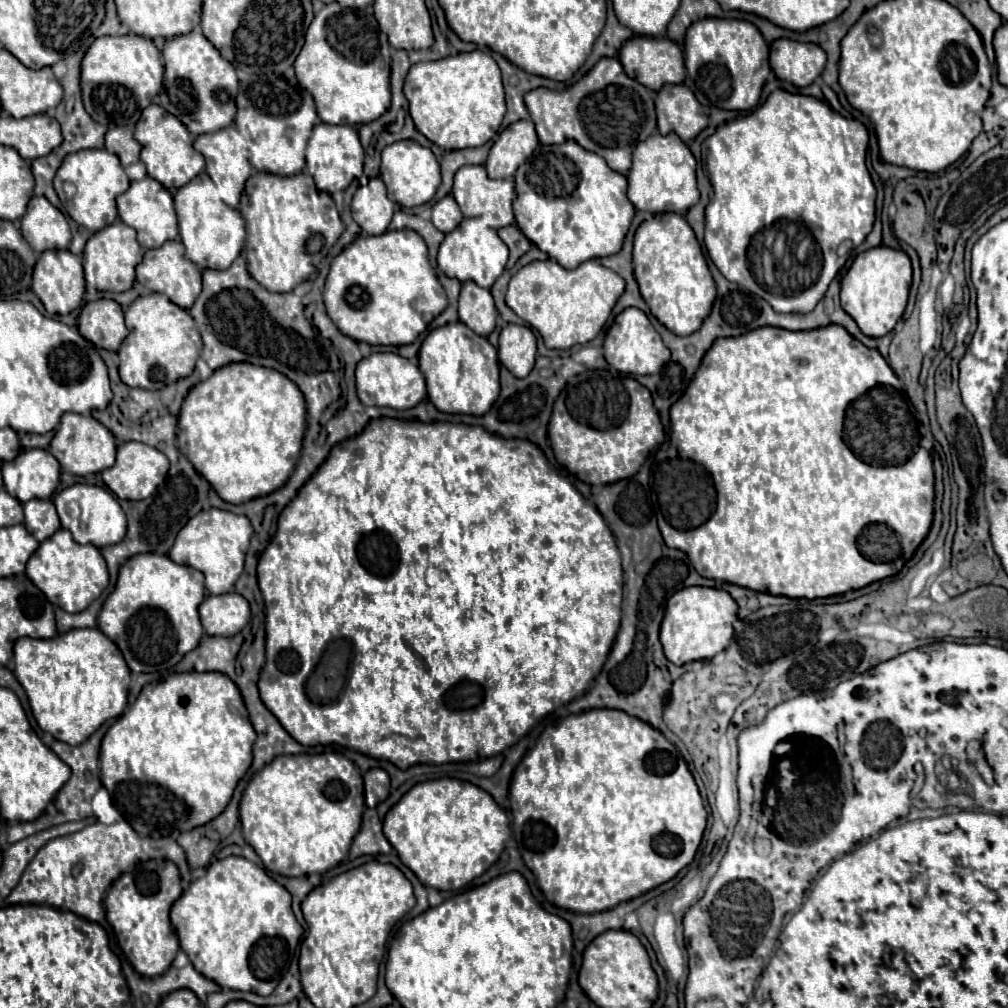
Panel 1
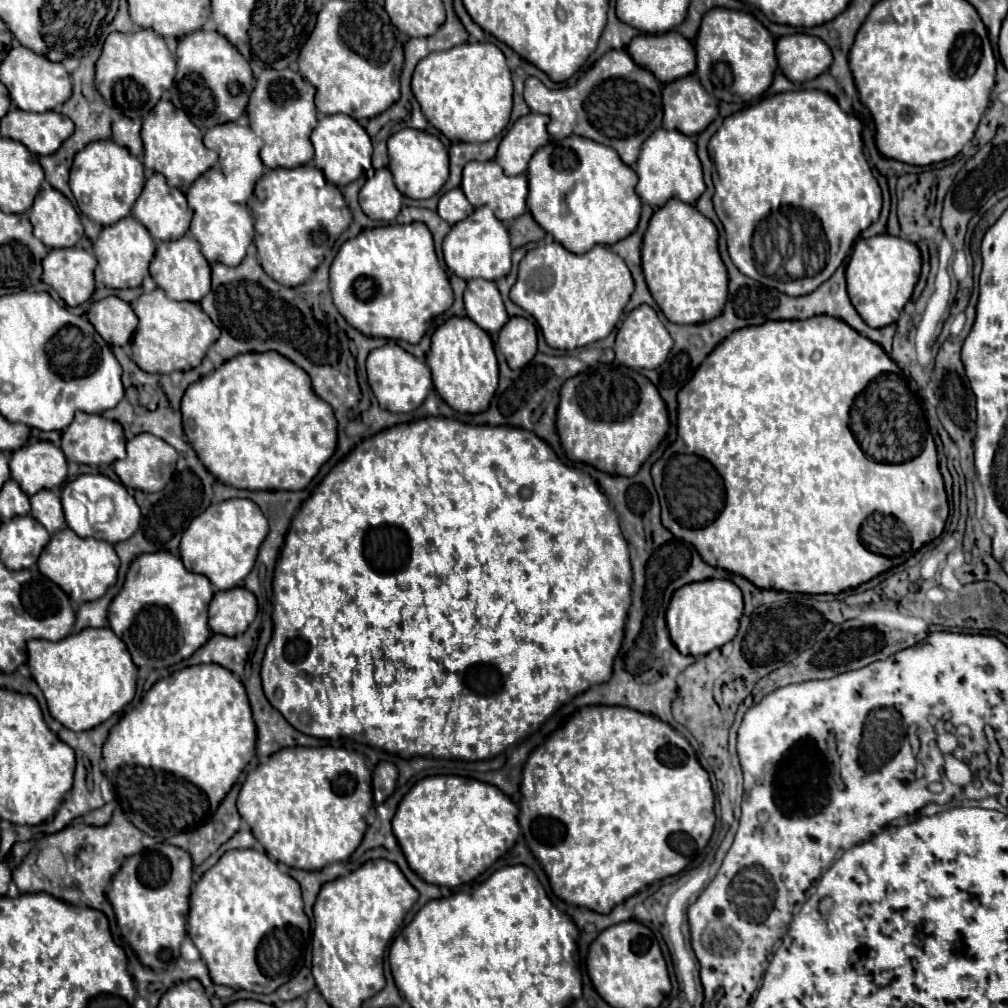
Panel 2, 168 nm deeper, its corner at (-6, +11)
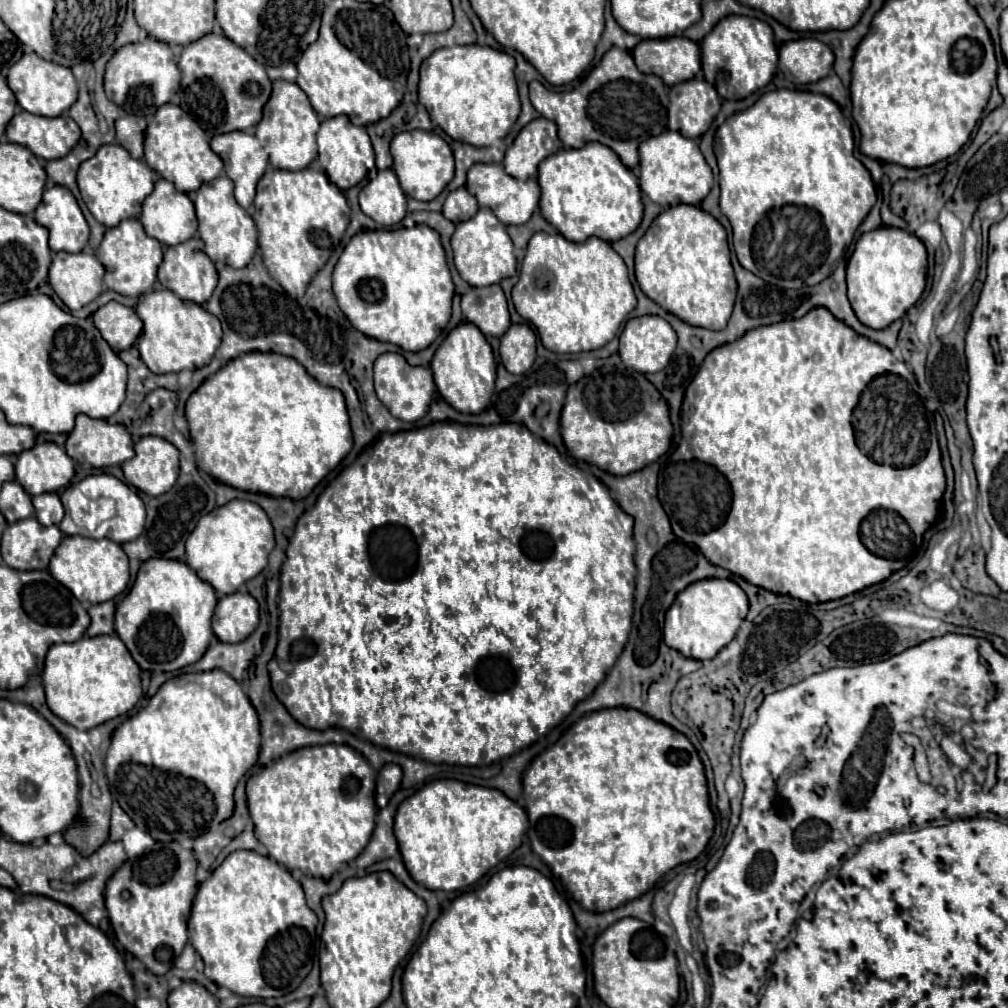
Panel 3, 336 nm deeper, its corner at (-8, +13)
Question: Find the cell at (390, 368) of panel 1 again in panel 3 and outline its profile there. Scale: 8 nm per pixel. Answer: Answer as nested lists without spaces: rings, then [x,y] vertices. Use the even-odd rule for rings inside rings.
[[[382,353],[374,361],[374,387],[378,399],[394,417],[402,421],[418,421],[420,417],[424,417],[436,393],[432,371],[422,365],[410,365],[400,353]]]

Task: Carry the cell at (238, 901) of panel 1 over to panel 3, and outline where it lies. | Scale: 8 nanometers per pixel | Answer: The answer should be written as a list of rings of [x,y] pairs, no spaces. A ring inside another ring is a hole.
[[[254,851],[230,853],[214,873],[200,883],[192,915],[188,919],[188,937],[192,947],[204,959],[204,975],[218,987],[226,987],[244,997],[282,997],[294,991],[312,969],[318,917],[306,905],[302,885],[291,872],[270,857]]]

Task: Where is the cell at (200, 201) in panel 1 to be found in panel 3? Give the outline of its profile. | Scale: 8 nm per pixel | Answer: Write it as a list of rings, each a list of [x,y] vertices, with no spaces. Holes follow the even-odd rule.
[[[220,175],[218,179],[204,183],[196,193],[196,217],[198,217],[198,235],[204,241],[204,251],[212,261],[226,263],[234,269],[244,267],[250,263],[254,251],[256,251],[256,225],[252,217],[246,213],[244,207],[240,207],[232,195],[234,185],[230,183],[230,177]]]

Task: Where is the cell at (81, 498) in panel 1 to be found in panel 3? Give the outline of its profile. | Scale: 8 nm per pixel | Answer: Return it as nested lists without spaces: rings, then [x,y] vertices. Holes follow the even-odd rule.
[[[106,473],[90,475],[78,483],[71,484],[68,491],[69,497],[66,493],[62,495],[66,515],[58,525],[64,535],[80,533],[93,539],[108,538],[116,543],[126,543],[142,533],[144,519],[146,519],[144,503],[138,497],[138,493],[130,489],[126,483],[122,483],[120,479]],[[104,477],[108,477],[106,482]]]

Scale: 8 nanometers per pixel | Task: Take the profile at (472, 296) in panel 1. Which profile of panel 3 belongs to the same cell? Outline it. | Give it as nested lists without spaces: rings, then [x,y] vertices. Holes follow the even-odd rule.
[[[500,285],[472,287],[462,295],[462,313],[484,335],[500,337],[510,327],[508,305]]]

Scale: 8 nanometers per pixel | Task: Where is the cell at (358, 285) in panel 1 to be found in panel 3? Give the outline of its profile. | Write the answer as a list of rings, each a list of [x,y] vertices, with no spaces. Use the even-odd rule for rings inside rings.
[[[418,225],[412,229],[400,227],[390,231],[362,231],[344,247],[332,275],[334,295],[340,309],[350,319],[352,327],[366,337],[400,345],[406,351],[426,349],[446,327],[454,297],[454,283],[446,265],[446,255],[440,237],[434,229]]]

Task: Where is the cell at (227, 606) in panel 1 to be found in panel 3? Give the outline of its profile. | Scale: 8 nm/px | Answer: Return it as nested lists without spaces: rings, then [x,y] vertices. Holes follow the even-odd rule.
[[[236,591],[234,595],[224,595],[216,605],[216,619],[212,619],[212,629],[220,641],[238,643],[246,639],[258,625],[258,603],[246,591]]]

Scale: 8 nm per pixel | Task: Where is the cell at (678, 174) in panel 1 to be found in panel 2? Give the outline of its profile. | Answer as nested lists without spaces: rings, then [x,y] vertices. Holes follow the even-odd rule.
[[[656,129],[656,133],[652,133],[652,137],[648,137],[648,141],[644,141],[642,145],[636,173],[638,173],[636,193],[644,203],[656,207],[662,207],[672,197],[694,205],[706,189],[702,165],[696,155],[696,141],[680,131]]]

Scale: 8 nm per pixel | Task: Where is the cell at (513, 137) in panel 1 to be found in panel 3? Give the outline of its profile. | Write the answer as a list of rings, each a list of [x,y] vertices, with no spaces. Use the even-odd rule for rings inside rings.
[[[544,117],[530,121],[520,129],[514,143],[504,157],[504,169],[518,181],[526,181],[536,175],[538,163],[562,147],[556,135],[556,123]]]

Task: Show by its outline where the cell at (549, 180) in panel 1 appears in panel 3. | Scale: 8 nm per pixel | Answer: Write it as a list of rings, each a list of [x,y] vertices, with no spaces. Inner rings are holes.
[[[586,143],[586,147],[580,149],[560,149],[546,157],[538,167],[538,183],[542,189],[542,217],[574,243],[582,243],[588,237],[614,243],[634,233],[642,221],[644,205],[636,175],[602,143]]]

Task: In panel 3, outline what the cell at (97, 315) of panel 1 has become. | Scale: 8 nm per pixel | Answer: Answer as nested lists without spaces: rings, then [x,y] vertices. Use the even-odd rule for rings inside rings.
[[[110,301],[104,307],[100,307],[92,317],[94,325],[110,343],[114,353],[132,347],[142,333],[142,321],[134,313],[134,309],[120,305],[116,301]]]

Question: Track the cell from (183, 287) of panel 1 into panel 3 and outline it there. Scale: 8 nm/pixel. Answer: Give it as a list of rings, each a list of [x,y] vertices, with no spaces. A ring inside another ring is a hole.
[[[192,237],[184,243],[172,245],[164,251],[164,261],[158,267],[158,281],[164,289],[174,291],[180,299],[186,301],[194,301],[198,305],[206,303],[218,283],[218,273],[214,263],[210,261],[210,257],[204,253],[204,243],[200,237]]]

